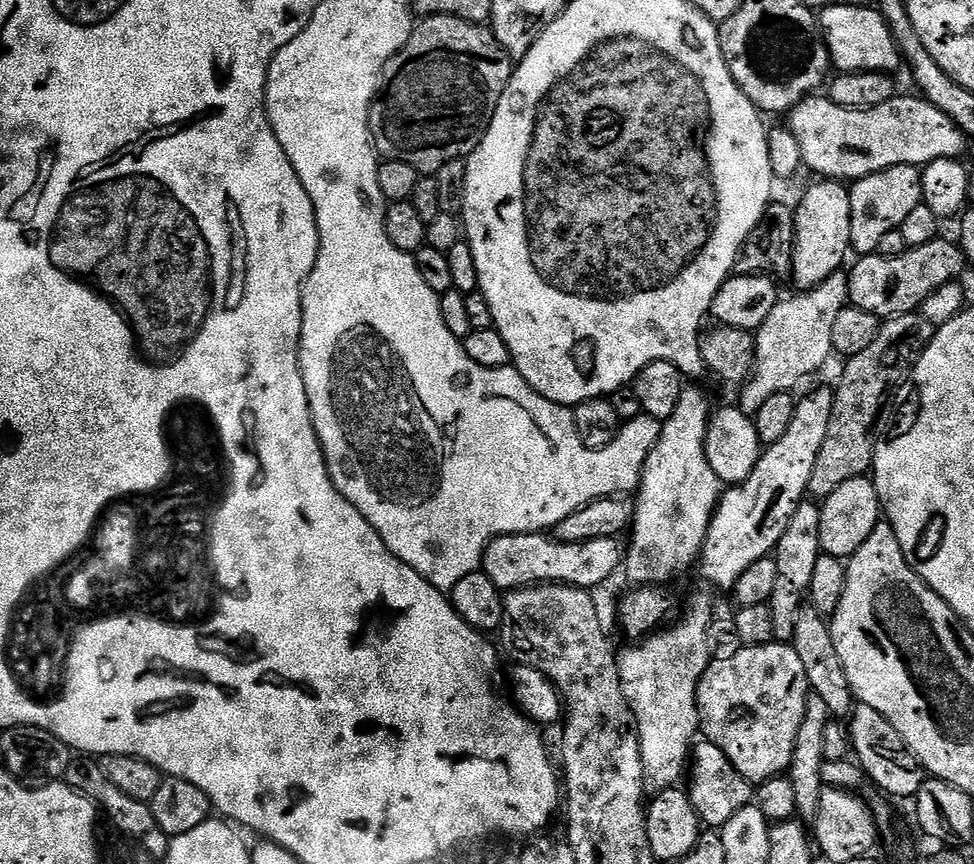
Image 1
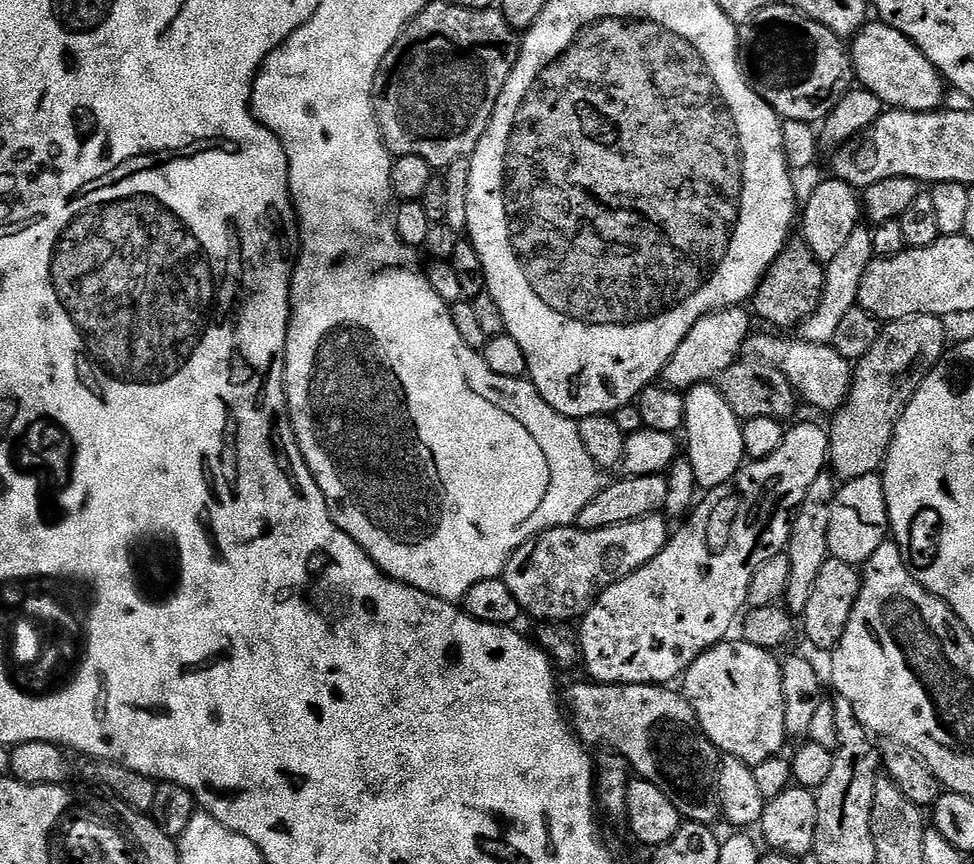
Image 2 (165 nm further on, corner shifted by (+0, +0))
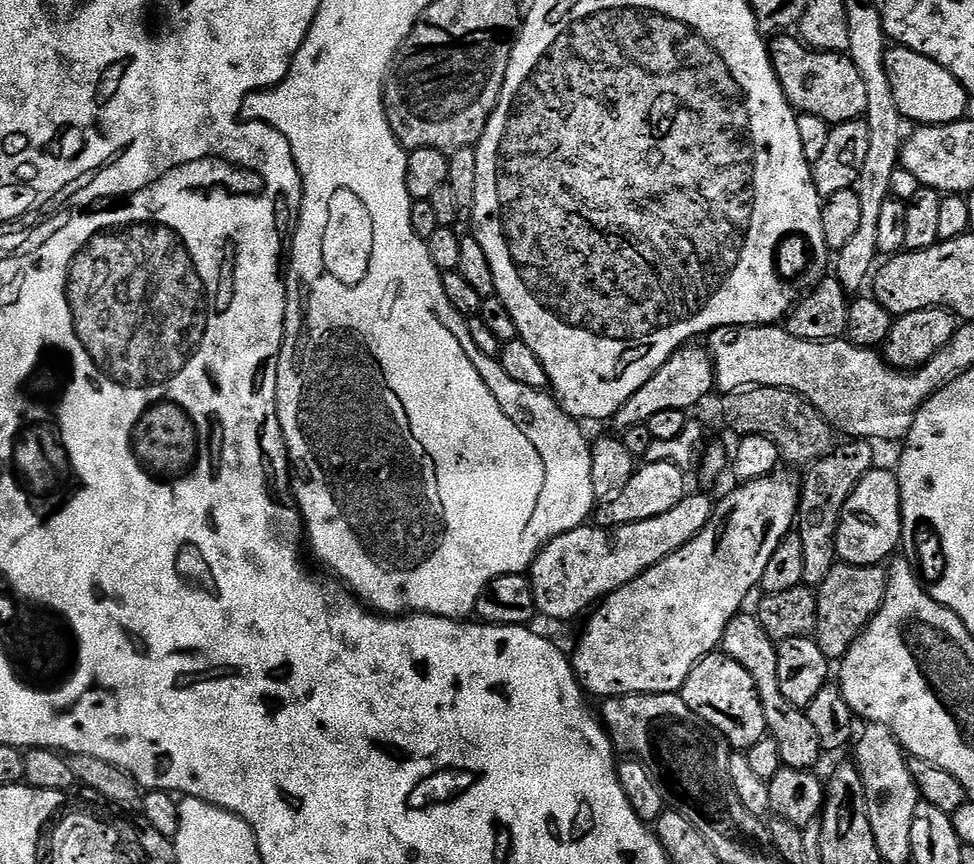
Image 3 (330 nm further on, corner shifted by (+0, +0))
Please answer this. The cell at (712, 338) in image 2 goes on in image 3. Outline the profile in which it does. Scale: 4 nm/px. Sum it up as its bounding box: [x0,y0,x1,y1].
[614,346,716,430]

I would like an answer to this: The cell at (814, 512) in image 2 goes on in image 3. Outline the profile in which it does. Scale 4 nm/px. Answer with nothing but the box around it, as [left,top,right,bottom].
[798,438,873,586]

